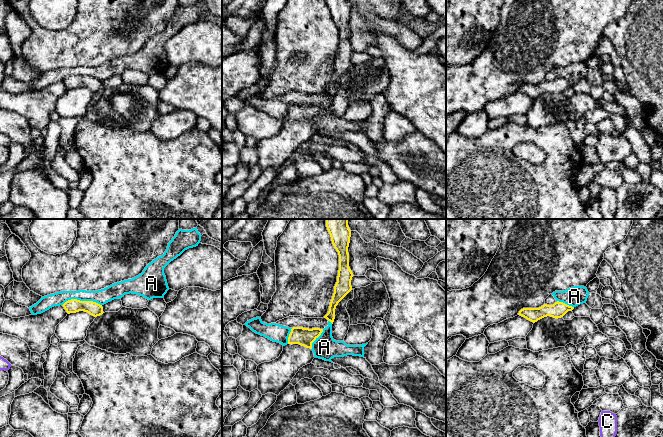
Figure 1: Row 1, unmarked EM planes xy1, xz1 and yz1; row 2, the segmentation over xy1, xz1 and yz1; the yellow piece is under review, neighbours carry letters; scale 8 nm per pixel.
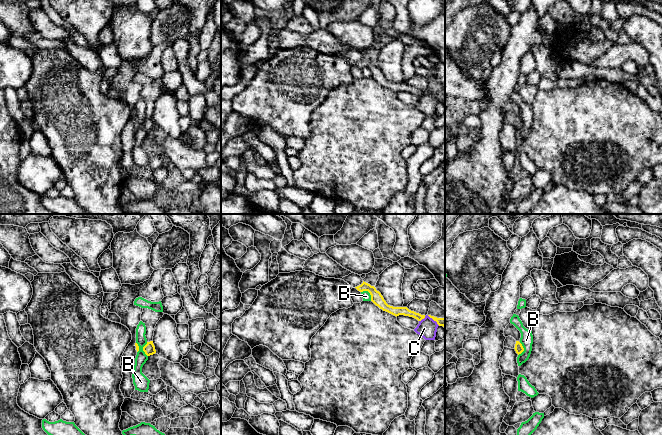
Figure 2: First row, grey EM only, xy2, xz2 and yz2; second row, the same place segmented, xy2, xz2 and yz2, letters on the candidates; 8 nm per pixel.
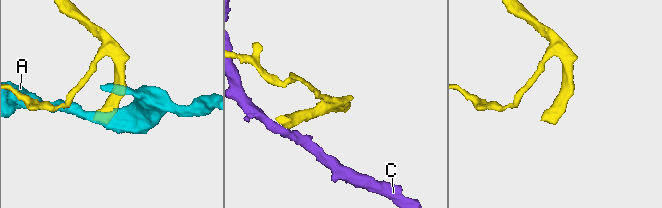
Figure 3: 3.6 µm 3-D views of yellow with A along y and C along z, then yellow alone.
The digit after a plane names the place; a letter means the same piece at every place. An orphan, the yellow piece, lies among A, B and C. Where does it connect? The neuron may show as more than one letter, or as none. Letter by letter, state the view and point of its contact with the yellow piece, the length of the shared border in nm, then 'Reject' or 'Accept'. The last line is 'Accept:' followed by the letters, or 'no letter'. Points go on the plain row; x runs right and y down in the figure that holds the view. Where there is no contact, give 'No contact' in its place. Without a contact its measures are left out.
A: Touches yellow at xy1 (81, 77). Shared border 320 nm. Reject
B: Touches yellow at xz2 (369, 68). Shared border 120 nm. Reject
C: Touches yellow at xz2 (422, 94). Shared border 70 nm. Reject
Accept: no letter

